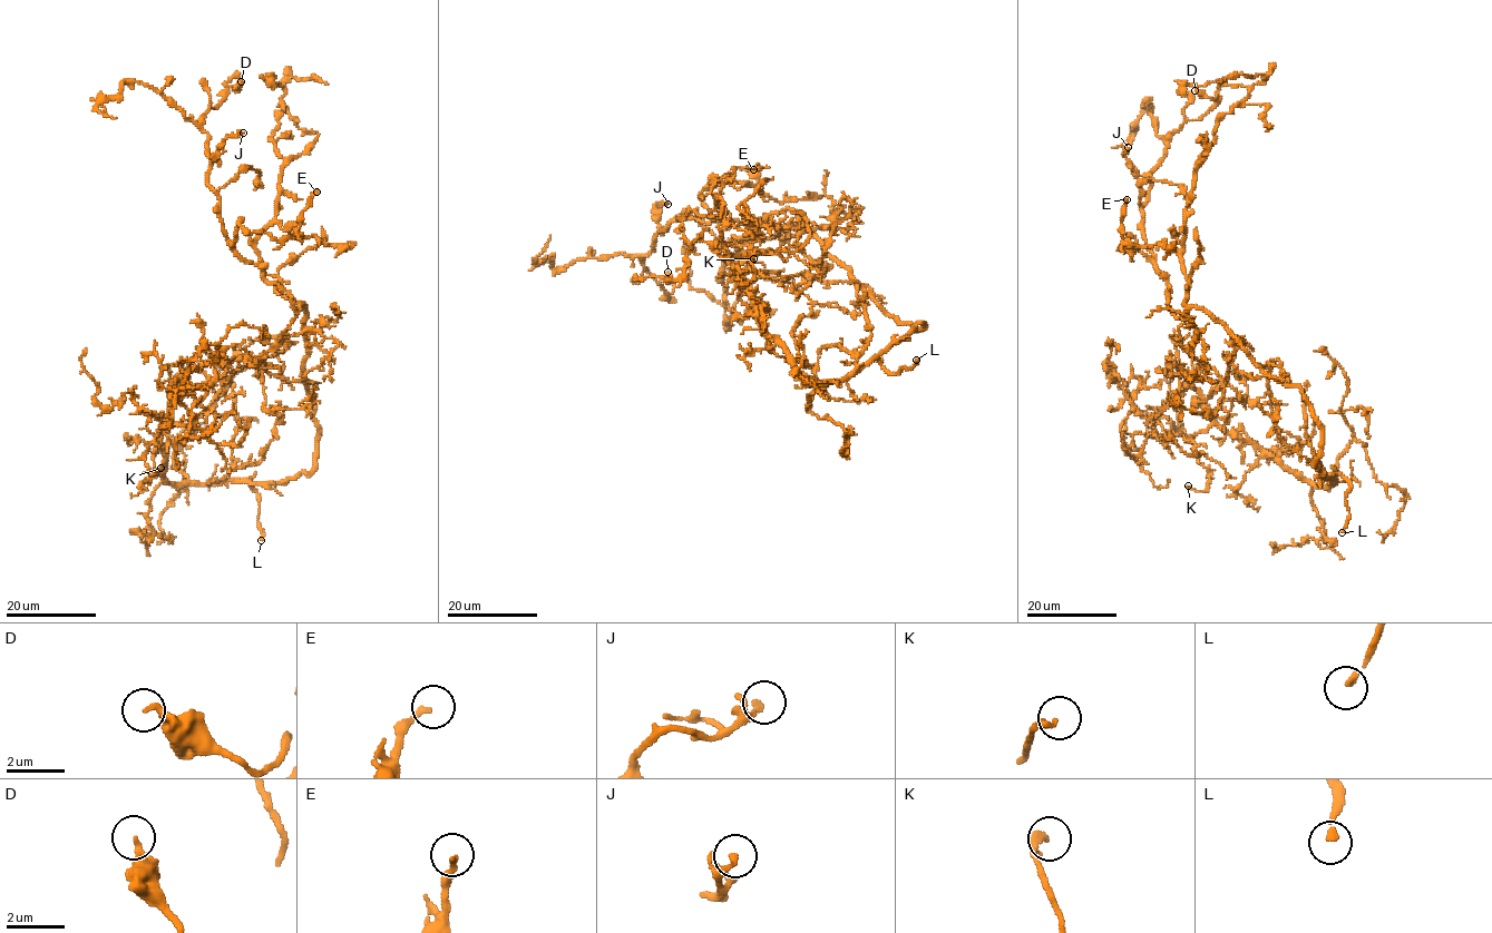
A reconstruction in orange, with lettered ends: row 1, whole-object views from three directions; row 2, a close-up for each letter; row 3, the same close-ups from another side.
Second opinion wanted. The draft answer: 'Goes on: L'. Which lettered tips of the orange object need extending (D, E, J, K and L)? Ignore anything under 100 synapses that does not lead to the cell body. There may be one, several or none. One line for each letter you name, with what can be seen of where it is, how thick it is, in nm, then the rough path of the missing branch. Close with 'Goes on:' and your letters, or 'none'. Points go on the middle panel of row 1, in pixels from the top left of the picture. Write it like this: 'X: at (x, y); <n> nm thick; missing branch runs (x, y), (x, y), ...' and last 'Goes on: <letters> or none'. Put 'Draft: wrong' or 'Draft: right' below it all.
L: at (916, 360); 180 nm thick; missing branch runs (916, 360), (919, 346), (915, 343), (897, 343), (894, 349), (896, 353), (901, 350), (909, 317), (917, 314)
Goes on: L
Draft: right

